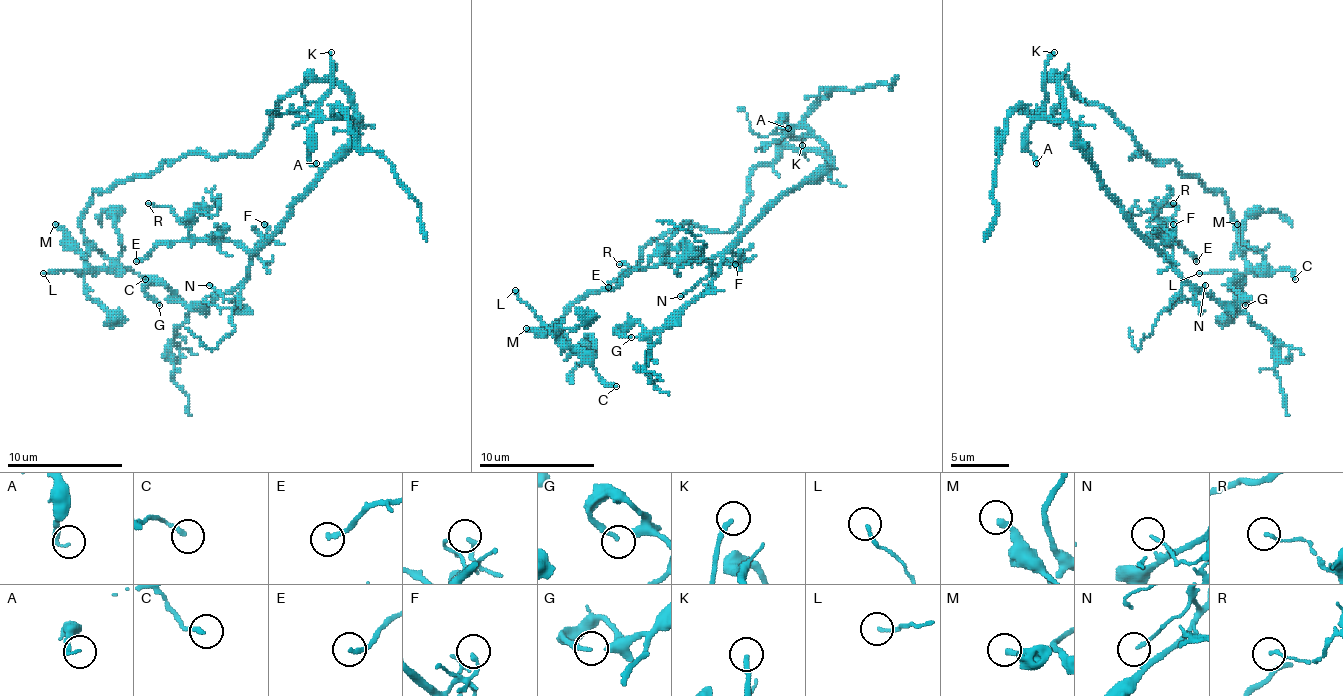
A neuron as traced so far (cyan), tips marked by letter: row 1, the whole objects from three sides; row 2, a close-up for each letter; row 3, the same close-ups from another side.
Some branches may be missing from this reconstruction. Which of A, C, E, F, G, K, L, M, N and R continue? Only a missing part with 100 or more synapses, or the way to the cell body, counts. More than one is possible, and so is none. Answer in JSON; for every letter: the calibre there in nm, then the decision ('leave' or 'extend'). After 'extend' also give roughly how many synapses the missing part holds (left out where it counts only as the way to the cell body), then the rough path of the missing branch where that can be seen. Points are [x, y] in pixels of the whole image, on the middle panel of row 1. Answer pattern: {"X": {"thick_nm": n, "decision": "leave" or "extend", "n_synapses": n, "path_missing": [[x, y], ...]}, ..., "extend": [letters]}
{"A": {"thick_nm": 130, "decision": "leave"}, "C": {"thick_nm": 200, "decision": "leave"}, "E": {"thick_nm": 180, "decision": "leave"}, "F": {"thick_nm": 190, "decision": "leave"}, "G": {"thick_nm": 220, "decision": "leave"}, "K": {"thick_nm": 240, "decision": "extend", "path_missing": [[802, 145], [796, 171], [788, 134], [753, 93], [744, 29], [761, 23]]}, "L": {"thick_nm": 150, "decision": "leave"}, "M": {"thick_nm": 240, "decision": "leave"}, "N": {"thick_nm": 130, "decision": "leave"}, "R": {"thick_nm": 130, "decision": "leave"}, "extend": ["K"]}

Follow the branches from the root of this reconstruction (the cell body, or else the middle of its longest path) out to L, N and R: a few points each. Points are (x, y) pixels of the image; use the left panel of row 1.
L: (302, 84), (278, 102), (270, 134), (249, 154), (183, 154), (95, 192), (81, 221), (87, 267), (43, 273)
N: (302, 84), (310, 76), (331, 79), (348, 96), (357, 134), (252, 256), (241, 293), (226, 299), (209, 285)
R: (302, 84), (310, 76), (331, 79), (348, 96), (357, 134), (258, 247), (200, 241), (168, 206), (148, 203)

